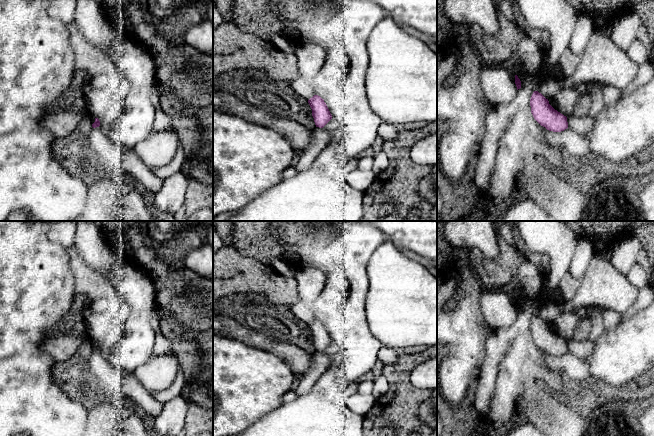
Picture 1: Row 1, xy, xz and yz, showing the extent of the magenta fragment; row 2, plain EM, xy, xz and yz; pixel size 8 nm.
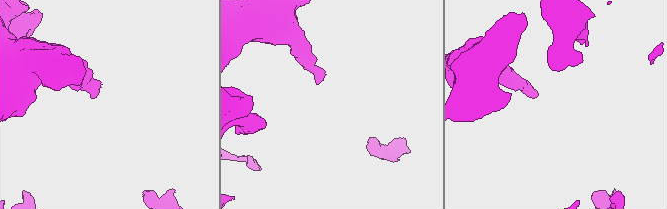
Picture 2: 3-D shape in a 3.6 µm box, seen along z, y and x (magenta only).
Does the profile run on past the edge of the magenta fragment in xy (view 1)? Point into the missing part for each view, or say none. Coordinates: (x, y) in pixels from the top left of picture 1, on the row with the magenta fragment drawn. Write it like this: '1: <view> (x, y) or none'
1: none

